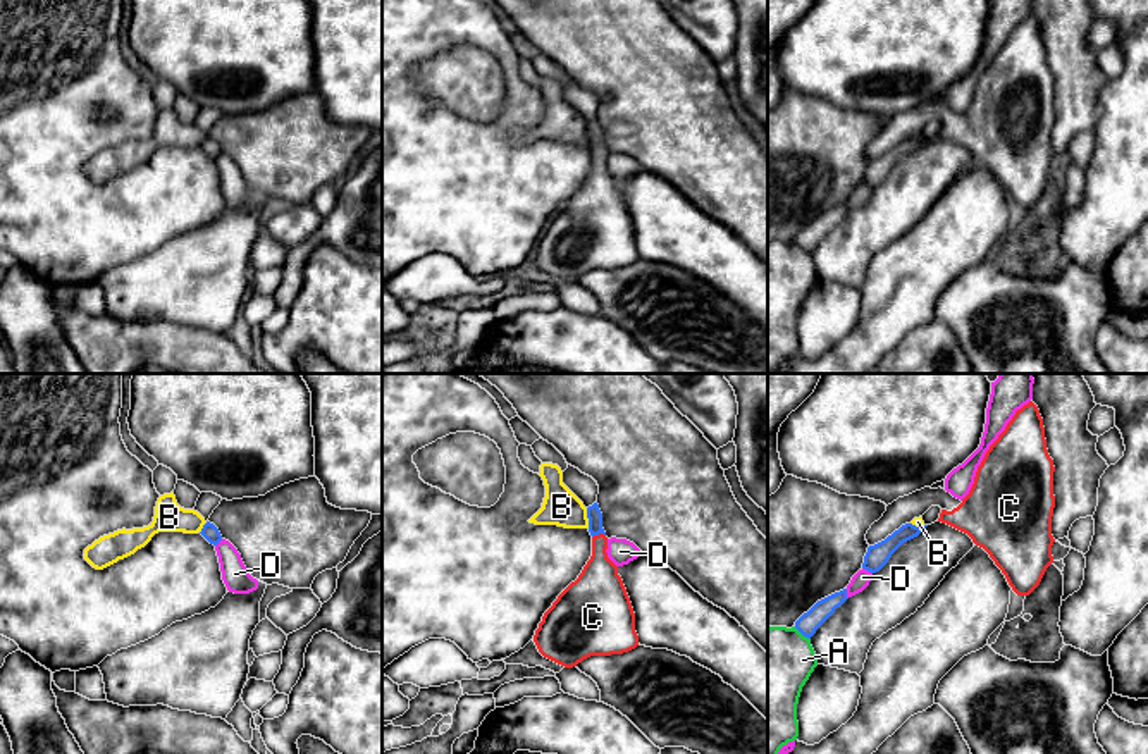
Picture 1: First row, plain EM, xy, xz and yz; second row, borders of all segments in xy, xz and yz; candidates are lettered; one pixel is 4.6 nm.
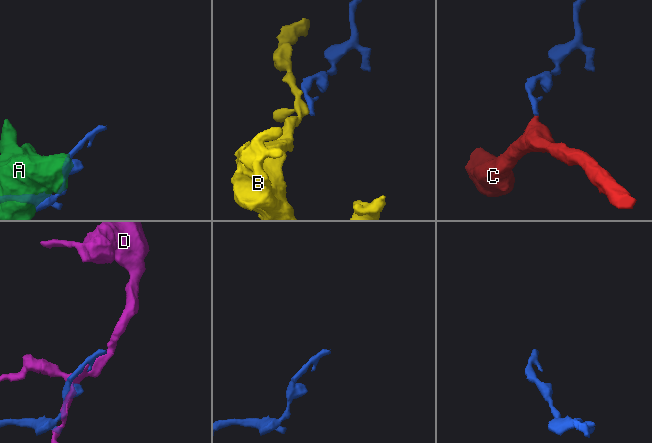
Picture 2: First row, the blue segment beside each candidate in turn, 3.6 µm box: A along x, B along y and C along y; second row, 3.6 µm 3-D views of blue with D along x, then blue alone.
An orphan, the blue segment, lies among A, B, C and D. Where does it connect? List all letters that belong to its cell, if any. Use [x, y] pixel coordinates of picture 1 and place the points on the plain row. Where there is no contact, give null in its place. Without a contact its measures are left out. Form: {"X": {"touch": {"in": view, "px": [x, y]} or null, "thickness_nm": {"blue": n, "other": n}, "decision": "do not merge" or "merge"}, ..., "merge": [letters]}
{"A": {"touch": {"in": "yz", "px": [802, 248]}, "thickness_nm": {"blue": 100, "other": 360}, "decision": "do not merge"}, "B": {"touch": {"in": "xz", "px": [587, 131]}, "thickness_nm": {"blue": 70, "other": 170}, "decision": "do not merge"}, "C": {"touch": {"in": "xz", "px": [598, 148]}, "thickness_nm": {"blue": 70, "other": 220}, "decision": "merge"}, "D": {"touch": {"in": "yz", "px": [868, 185]}, "thickness_nm": {"blue": 110, "other": 80}, "decision": "do not merge"}, "merge": ["C"]}

